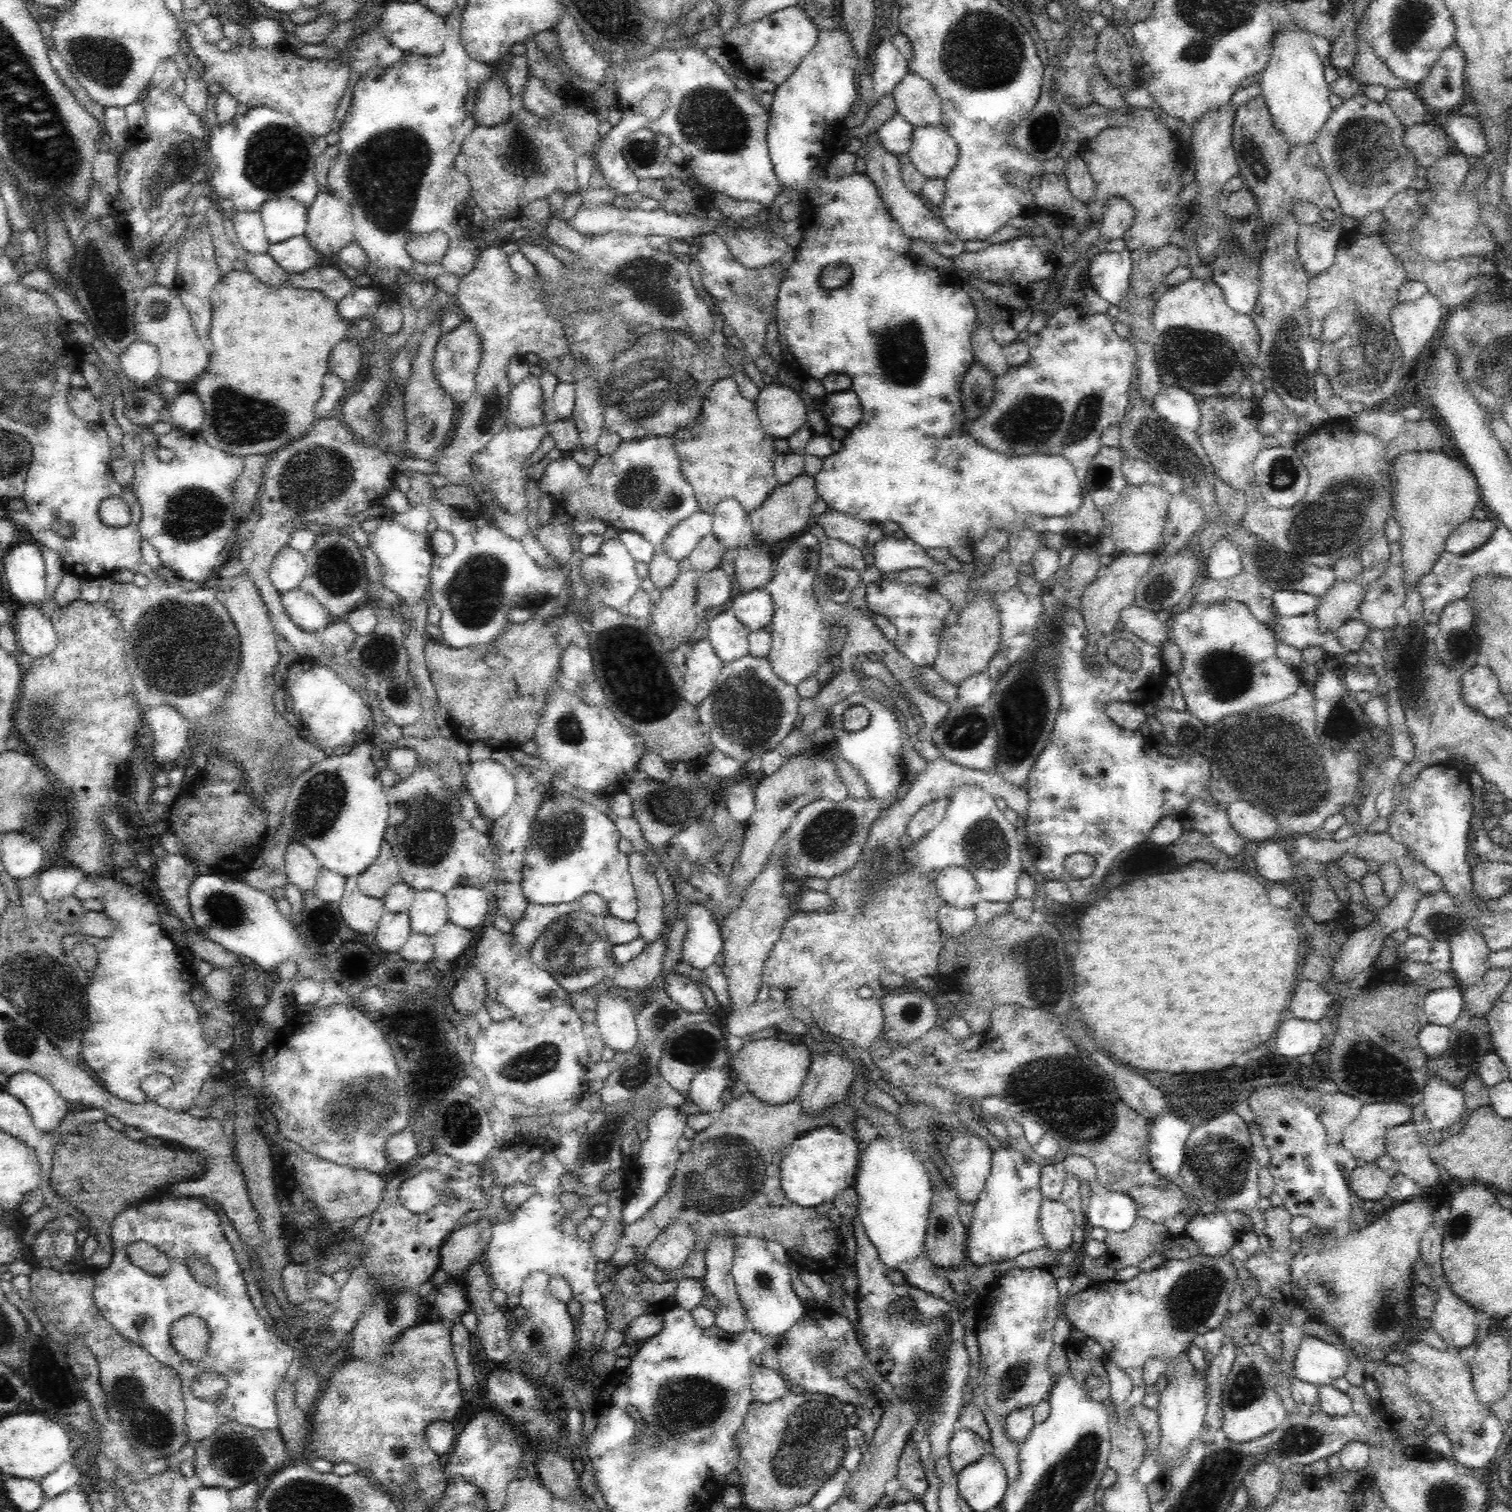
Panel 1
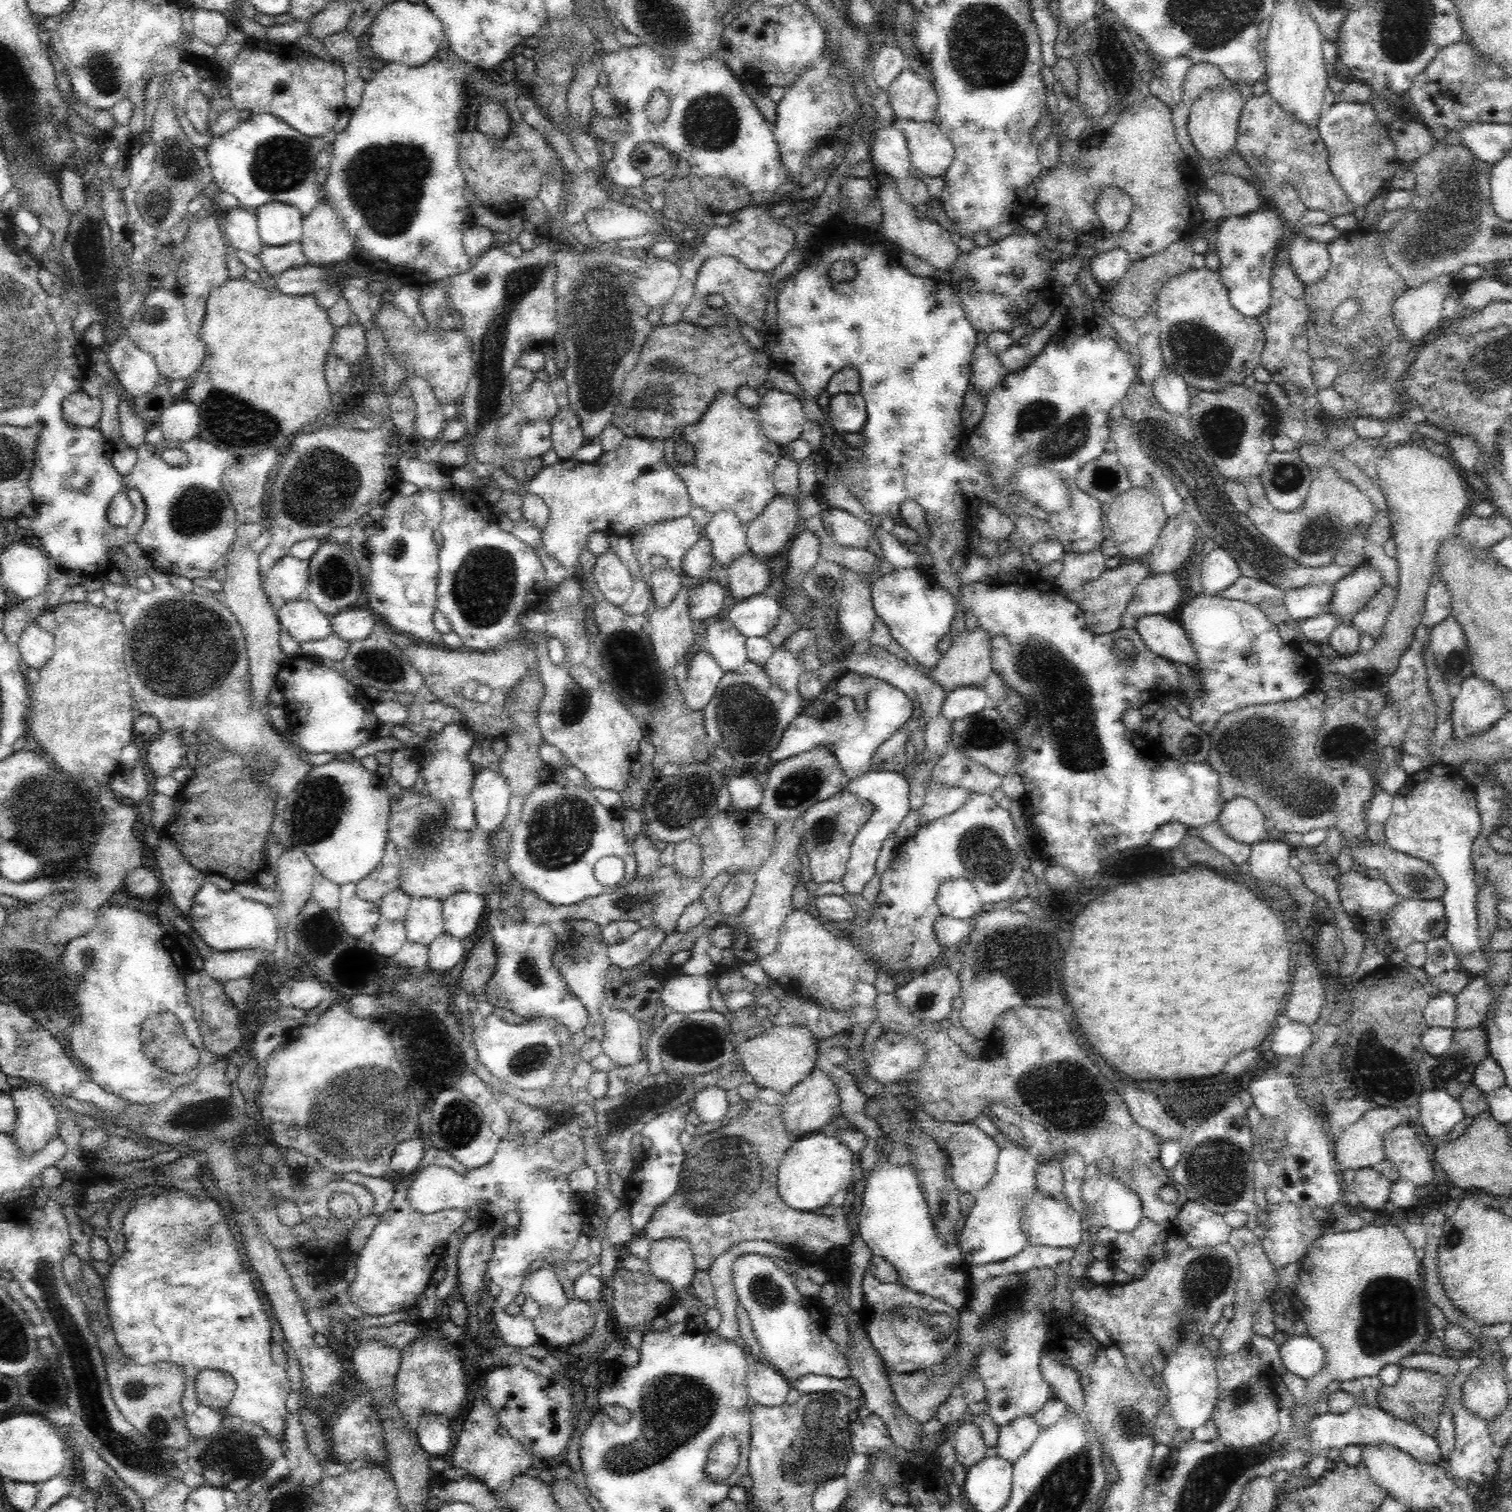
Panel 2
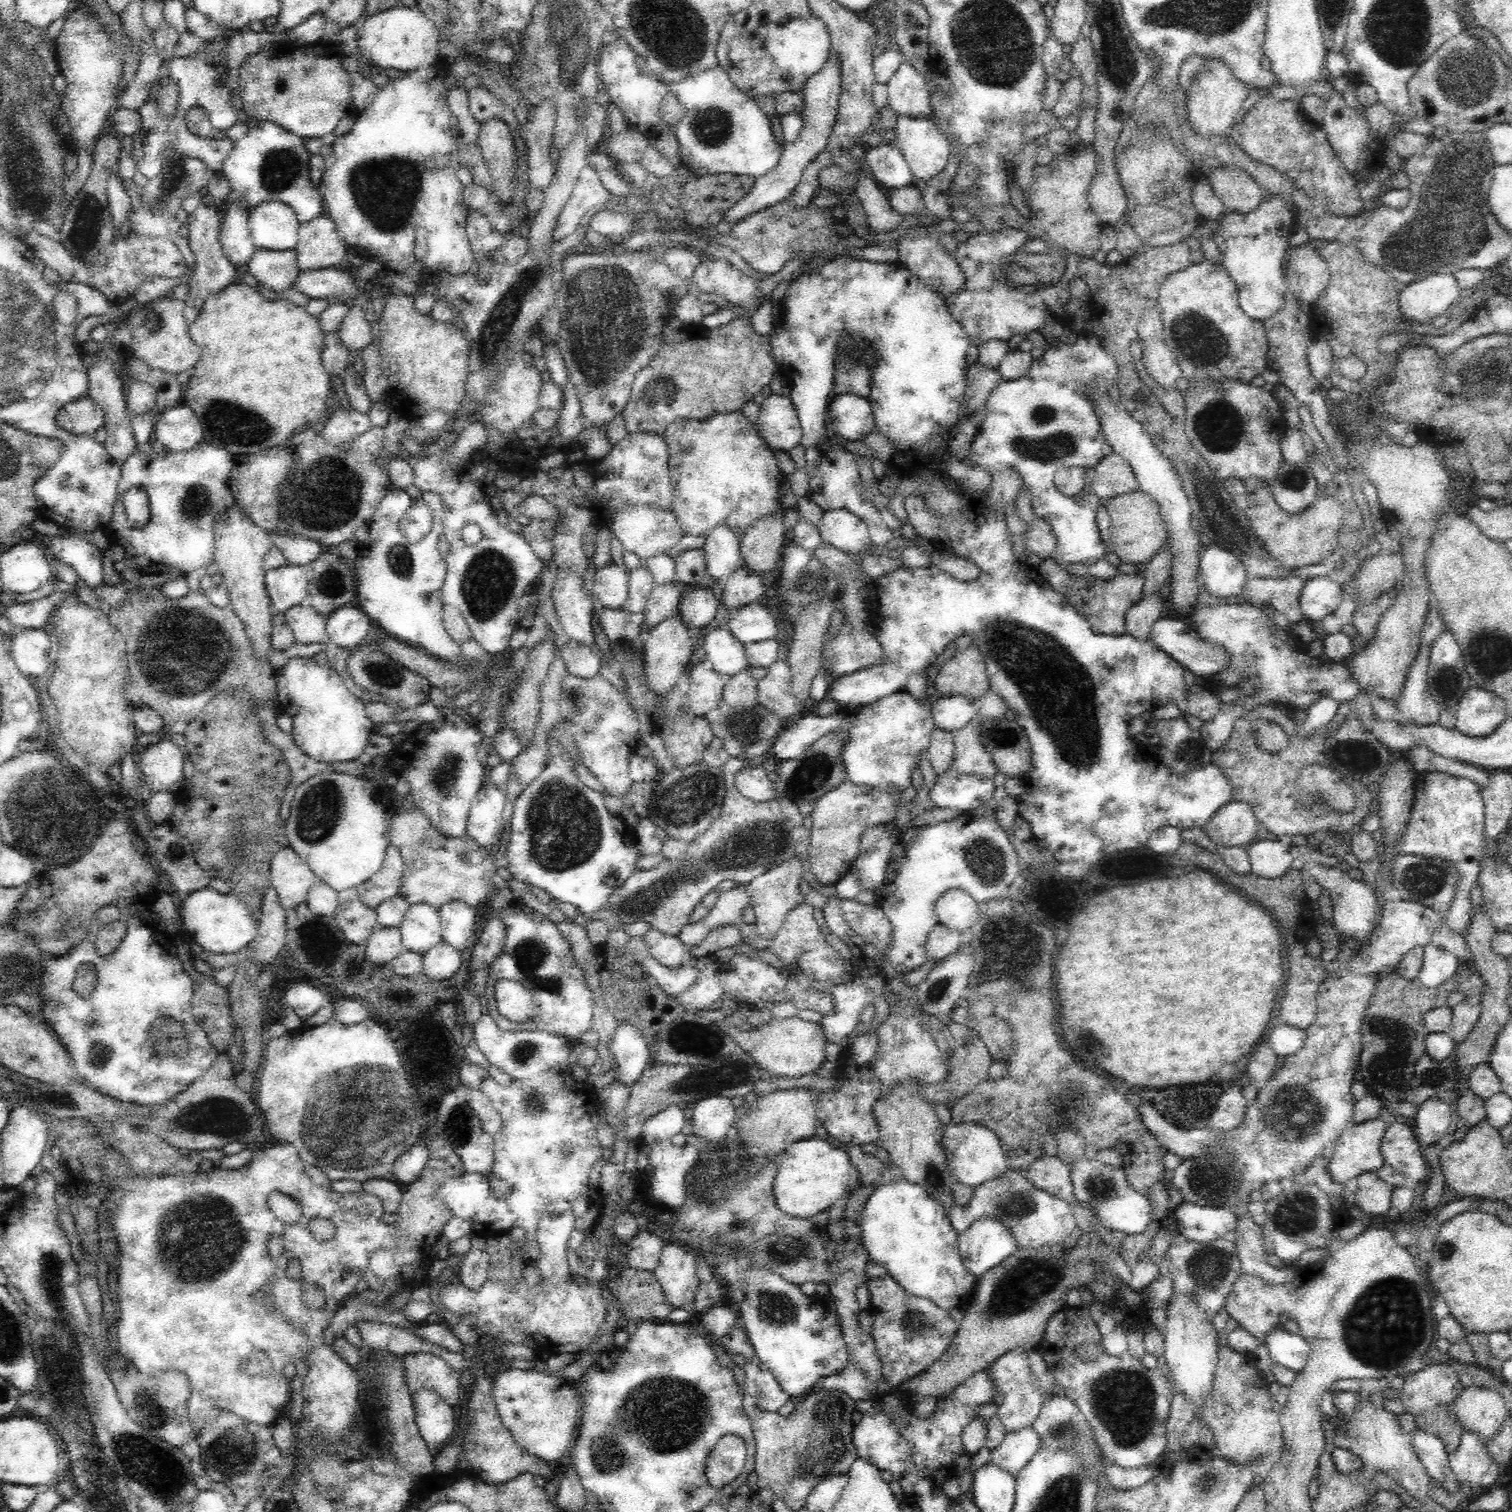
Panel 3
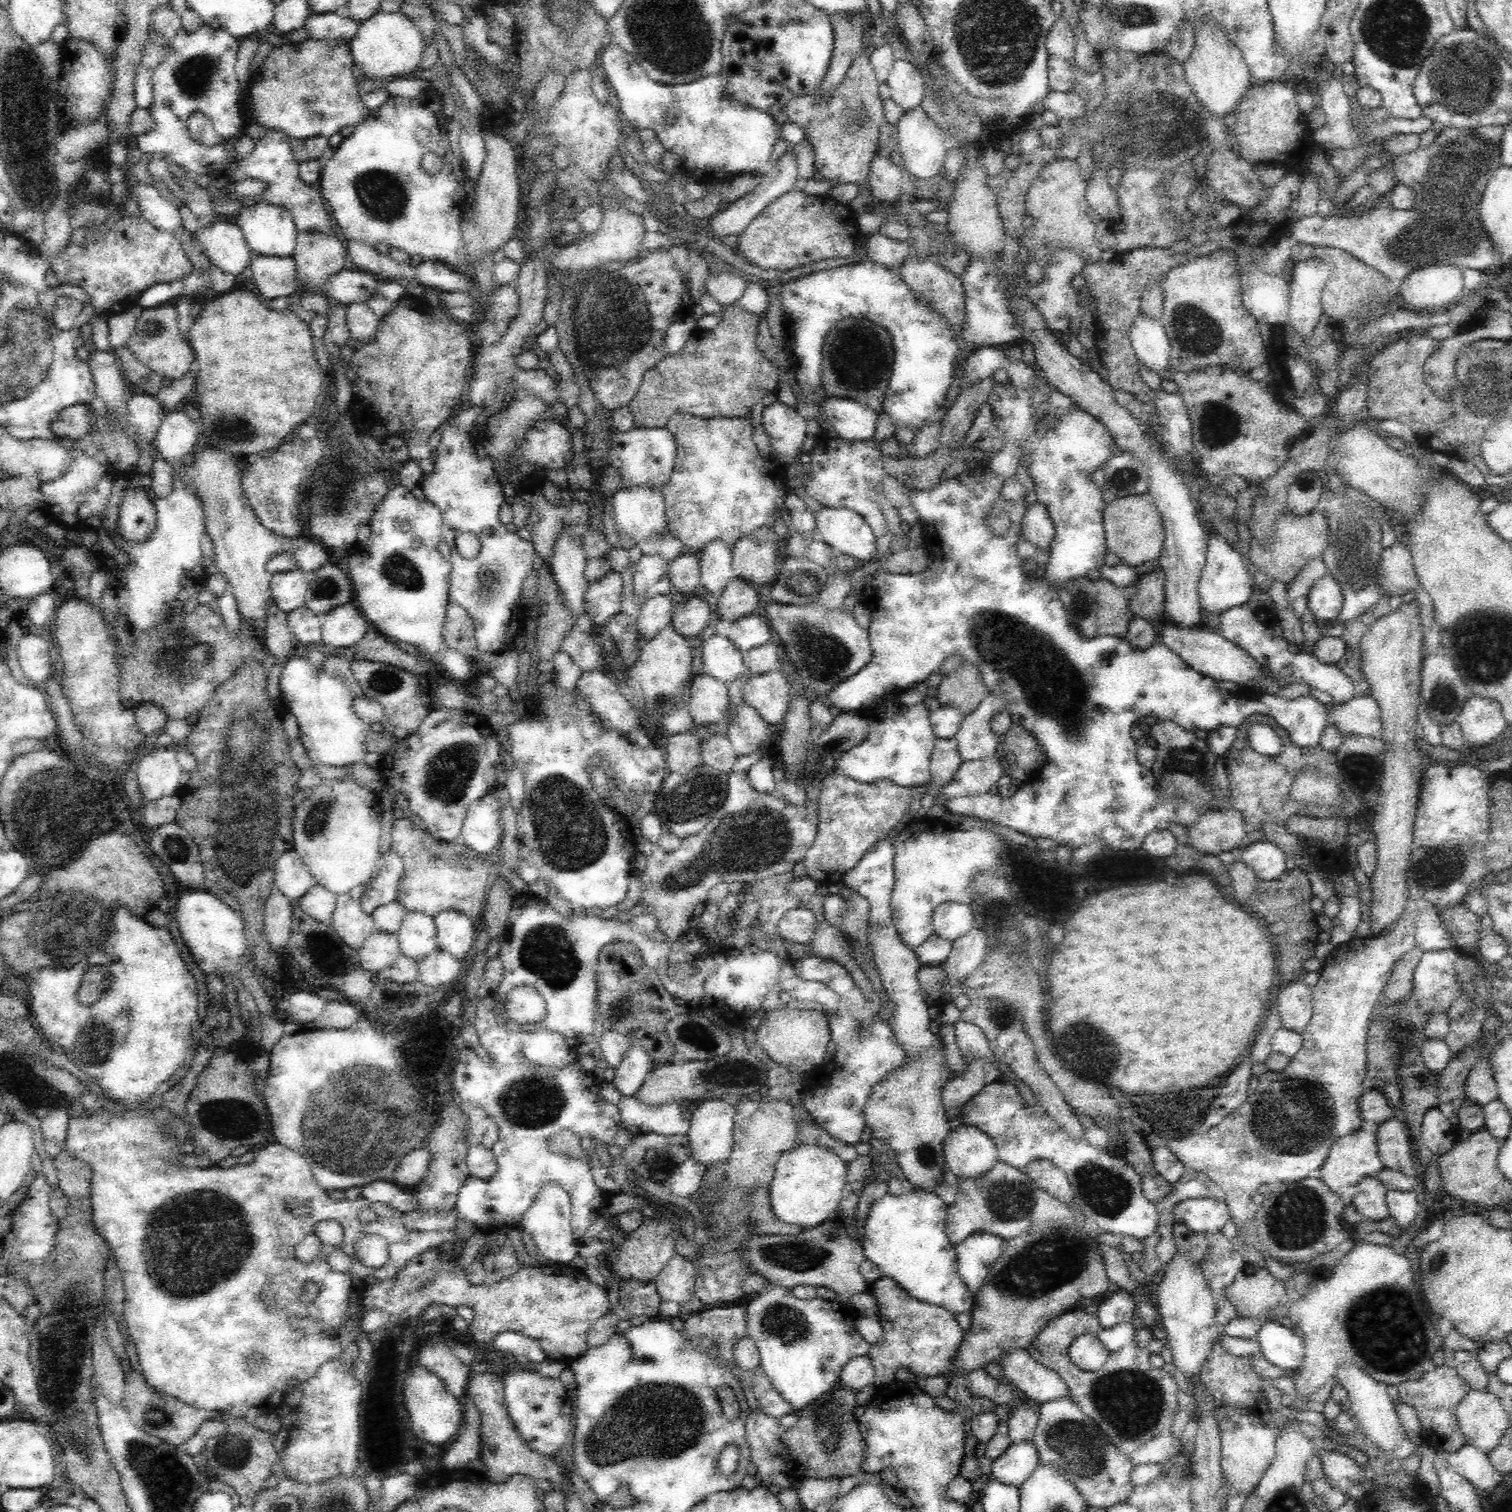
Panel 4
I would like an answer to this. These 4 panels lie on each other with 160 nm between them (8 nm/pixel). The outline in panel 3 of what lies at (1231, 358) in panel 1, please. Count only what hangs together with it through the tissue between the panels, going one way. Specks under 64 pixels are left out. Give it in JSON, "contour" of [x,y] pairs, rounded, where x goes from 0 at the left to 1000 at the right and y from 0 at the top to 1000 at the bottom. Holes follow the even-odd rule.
{"contour":[[[797,171],[792,175],[788,174],[786,177],[771,182],[771,185],[767,188],[765,201],[769,213],[769,224],[778,235],[781,249],[784,251],[799,250],[807,253],[813,250],[825,254],[838,244],[837,218],[834,212],[823,208],[819,201],[819,192],[818,188],[807,172],[802,173]]]}

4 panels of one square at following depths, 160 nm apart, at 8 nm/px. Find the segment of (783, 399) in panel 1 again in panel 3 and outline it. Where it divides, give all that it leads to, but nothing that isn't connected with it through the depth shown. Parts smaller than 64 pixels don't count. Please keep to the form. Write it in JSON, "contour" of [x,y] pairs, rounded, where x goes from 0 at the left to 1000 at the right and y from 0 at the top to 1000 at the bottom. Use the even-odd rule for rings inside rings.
{"contour":[[[511,260],[502,269],[503,288],[513,298],[522,300],[529,294],[530,283],[522,263]]]}

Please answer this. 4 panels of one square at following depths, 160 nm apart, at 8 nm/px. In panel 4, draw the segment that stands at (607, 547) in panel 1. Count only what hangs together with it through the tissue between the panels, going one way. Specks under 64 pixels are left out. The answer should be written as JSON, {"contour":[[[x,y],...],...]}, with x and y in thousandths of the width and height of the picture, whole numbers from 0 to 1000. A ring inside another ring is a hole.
{"contour":[[[403,378],[399,384],[390,386],[386,393],[386,406],[389,407],[394,413],[401,412],[410,405],[411,392],[414,389],[409,378]]]}

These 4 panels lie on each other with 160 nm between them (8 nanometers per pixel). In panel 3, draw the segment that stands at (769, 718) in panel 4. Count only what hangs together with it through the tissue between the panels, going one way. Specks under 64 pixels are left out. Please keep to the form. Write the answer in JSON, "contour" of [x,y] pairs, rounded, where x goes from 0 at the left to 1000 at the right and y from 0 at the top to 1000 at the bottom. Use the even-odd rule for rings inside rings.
{"contour":[[[514,437],[507,442],[507,447],[501,450],[501,458],[501,464],[519,477],[522,478],[526,473],[532,470],[532,466],[525,461],[524,458],[523,444],[520,437]]]}

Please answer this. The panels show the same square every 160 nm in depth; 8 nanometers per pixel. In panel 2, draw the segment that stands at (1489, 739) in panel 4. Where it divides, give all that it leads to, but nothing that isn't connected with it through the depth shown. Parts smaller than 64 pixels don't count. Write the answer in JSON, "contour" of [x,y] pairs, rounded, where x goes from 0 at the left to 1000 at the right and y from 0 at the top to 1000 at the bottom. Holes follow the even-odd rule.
{"contour":[[[976,446],[968,450],[961,461],[961,487],[966,489],[983,484],[997,471],[993,460],[988,452]]]}

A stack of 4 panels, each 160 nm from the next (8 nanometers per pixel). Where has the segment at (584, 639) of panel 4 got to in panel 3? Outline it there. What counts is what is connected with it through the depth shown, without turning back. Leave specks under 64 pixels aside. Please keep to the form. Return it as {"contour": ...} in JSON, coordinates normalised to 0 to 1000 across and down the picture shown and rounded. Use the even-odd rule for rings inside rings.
{"contour":[[[376,423],[374,428],[369,430],[368,433],[374,438],[374,442],[378,447],[390,448],[396,446],[397,440],[398,440],[396,429],[386,426],[382,427],[379,423]]]}

